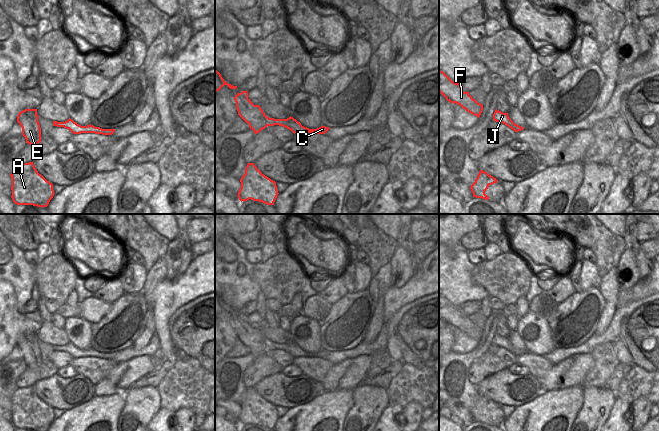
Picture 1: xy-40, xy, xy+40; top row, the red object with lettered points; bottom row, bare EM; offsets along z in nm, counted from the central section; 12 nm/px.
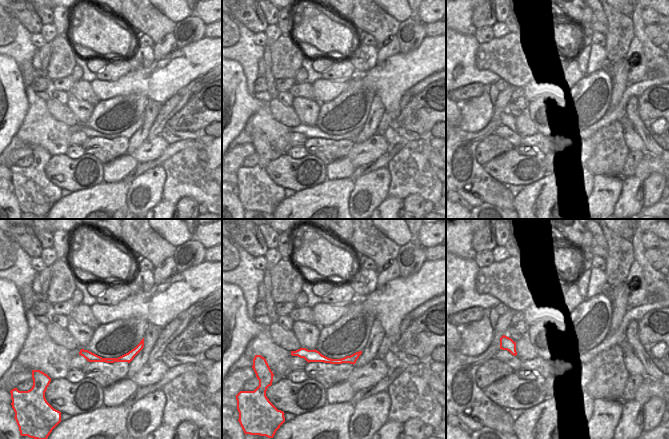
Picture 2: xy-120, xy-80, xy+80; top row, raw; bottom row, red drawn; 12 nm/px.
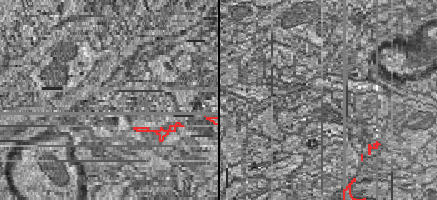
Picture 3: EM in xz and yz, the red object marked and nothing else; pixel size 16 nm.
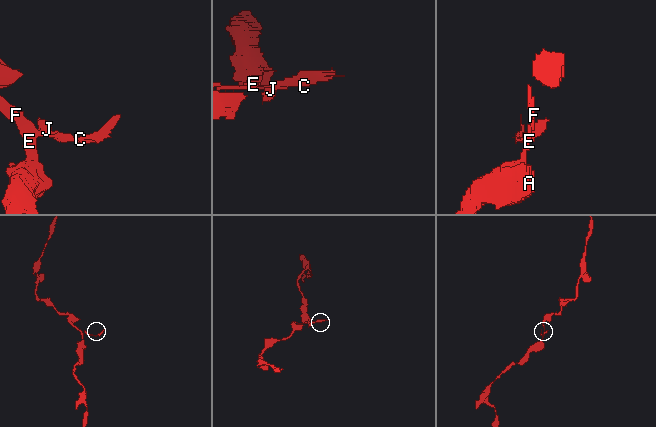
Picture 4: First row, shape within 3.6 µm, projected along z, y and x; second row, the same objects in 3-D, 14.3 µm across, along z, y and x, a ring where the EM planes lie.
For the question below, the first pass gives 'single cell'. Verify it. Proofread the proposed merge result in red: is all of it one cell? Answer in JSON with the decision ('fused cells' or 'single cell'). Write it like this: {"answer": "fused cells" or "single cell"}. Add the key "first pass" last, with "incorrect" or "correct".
{"answer": "single cell", "first pass": "correct"}

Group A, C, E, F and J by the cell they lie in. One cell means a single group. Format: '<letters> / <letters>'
A C E F J

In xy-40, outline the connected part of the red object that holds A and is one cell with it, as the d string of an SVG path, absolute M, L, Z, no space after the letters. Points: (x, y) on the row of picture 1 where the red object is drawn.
M33 162L19 163L10 176L11 198L17 205L47 207L55 194L53 184L38 173Z

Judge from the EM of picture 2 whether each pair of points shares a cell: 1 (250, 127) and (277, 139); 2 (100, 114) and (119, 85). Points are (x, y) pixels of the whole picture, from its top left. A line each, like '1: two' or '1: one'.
1: one
2: two

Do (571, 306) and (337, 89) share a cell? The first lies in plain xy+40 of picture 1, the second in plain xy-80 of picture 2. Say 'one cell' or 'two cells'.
two cells

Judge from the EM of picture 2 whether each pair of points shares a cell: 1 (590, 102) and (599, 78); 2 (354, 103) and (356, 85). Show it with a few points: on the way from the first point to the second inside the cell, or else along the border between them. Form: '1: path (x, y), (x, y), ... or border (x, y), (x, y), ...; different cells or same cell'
1: path (590, 96), (599, 84); same cell
2: path (356, 99), (356, 89); same cell

